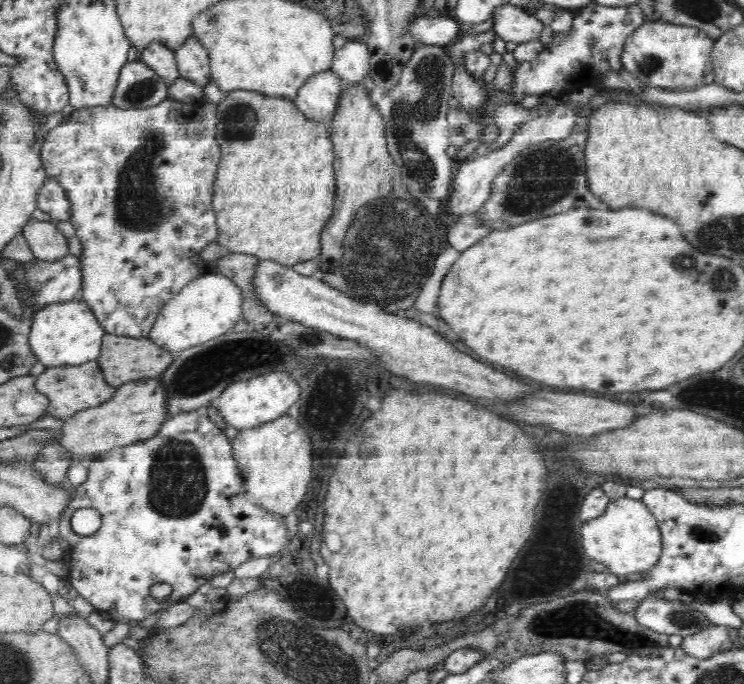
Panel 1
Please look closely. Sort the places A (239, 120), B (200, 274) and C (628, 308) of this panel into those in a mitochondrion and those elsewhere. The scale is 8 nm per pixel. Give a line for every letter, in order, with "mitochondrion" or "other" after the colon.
A: mitochondrion
B: other
C: other

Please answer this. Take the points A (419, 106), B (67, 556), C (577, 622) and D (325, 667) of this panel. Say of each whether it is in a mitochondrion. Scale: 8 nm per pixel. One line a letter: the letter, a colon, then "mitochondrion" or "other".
A: mitochondrion
B: other
C: mitochondrion
D: mitochondrion

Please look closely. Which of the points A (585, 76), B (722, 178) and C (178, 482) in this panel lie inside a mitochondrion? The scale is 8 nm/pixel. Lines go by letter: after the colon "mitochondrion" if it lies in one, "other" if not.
A: other
B: other
C: mitochondrion

